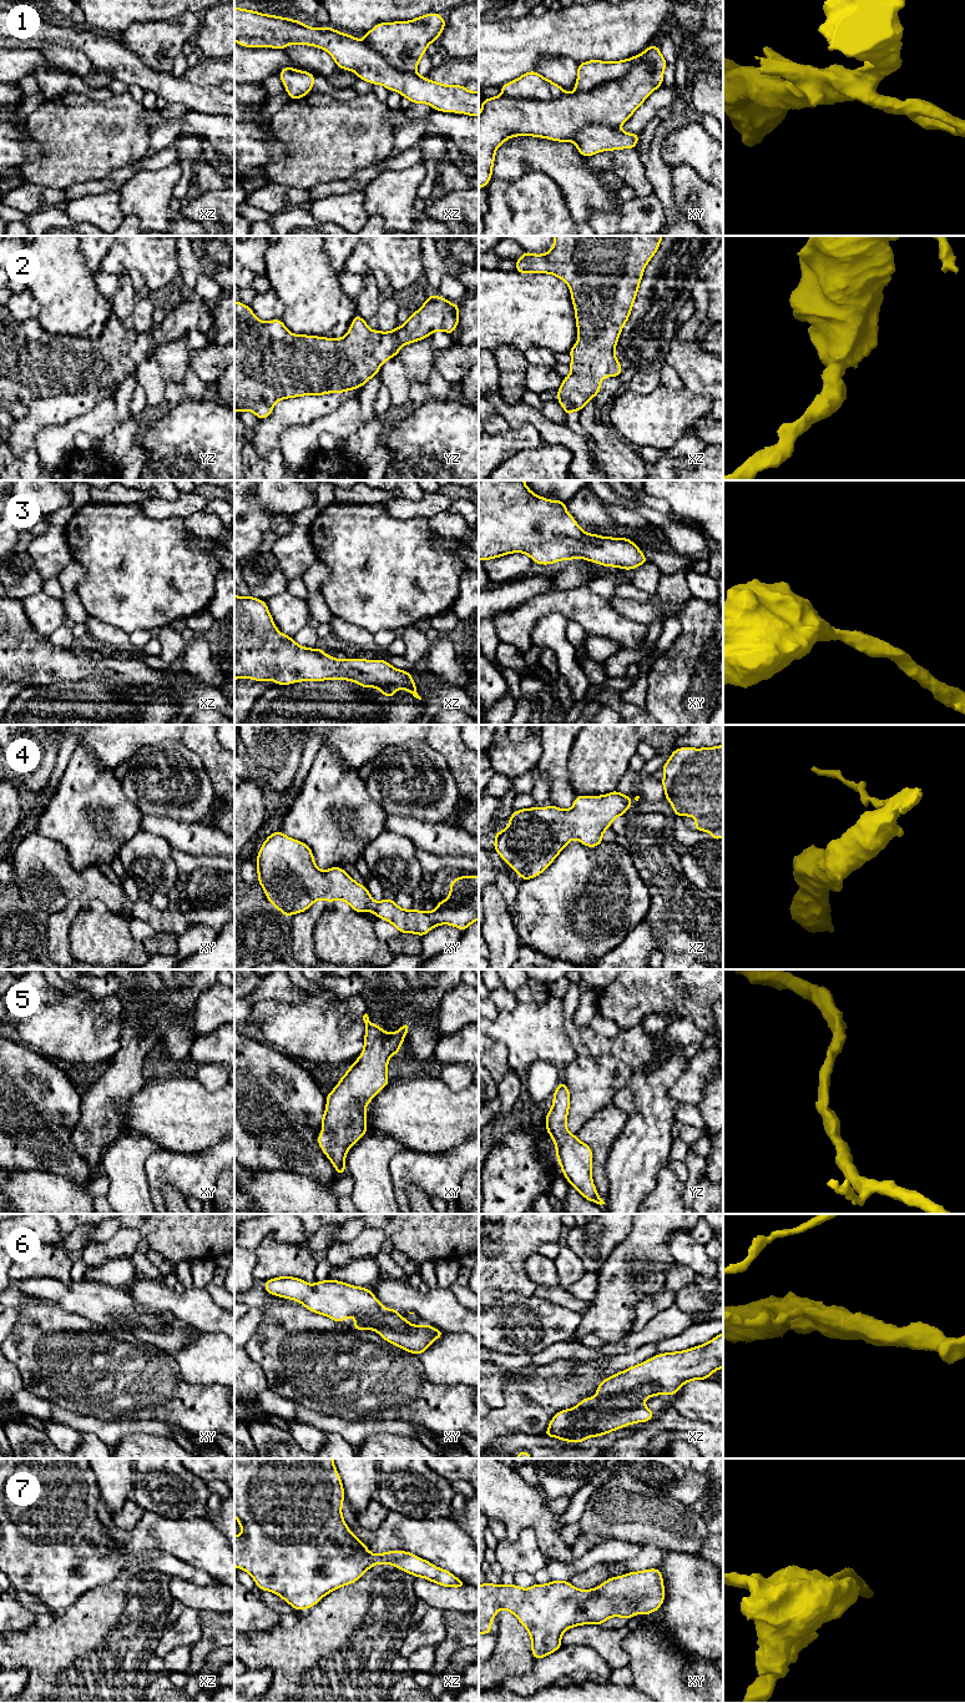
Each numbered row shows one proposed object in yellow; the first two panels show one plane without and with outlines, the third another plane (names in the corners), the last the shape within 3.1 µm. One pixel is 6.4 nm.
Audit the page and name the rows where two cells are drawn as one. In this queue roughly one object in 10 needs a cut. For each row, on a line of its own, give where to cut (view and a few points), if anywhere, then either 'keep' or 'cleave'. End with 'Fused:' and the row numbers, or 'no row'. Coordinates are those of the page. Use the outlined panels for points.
1: cut in xy along (642, 54), (620, 77), (574, 94); cleave
2: no cut; keep
3: no cut; keep
4: no cut; keep
5: no cut; keep
6: no cut; keep
7: no cut; keep
Fused: 1

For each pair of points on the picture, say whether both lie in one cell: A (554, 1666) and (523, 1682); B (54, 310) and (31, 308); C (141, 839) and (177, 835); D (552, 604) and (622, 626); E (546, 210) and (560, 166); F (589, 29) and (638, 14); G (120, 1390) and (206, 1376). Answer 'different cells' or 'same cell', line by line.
A: same cell
B: different cells
C: different cells
D: same cell
E: different cells
F: same cell
G: different cells

